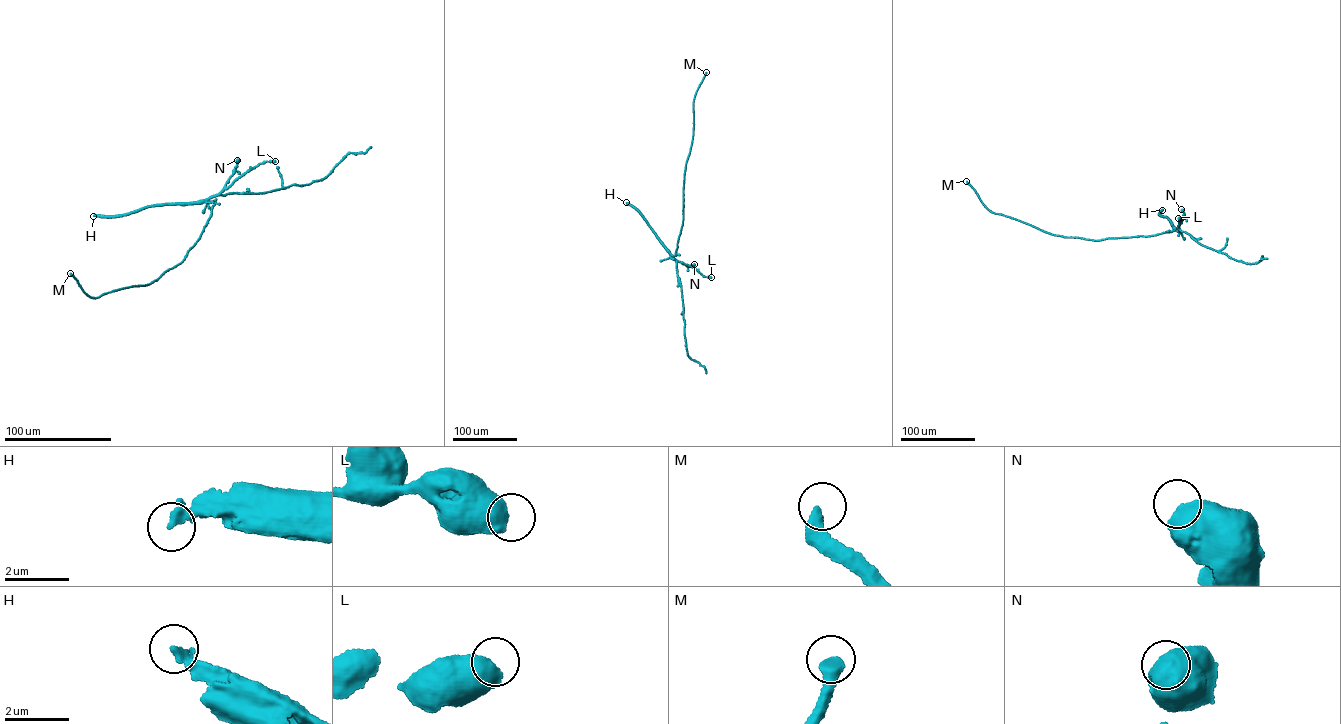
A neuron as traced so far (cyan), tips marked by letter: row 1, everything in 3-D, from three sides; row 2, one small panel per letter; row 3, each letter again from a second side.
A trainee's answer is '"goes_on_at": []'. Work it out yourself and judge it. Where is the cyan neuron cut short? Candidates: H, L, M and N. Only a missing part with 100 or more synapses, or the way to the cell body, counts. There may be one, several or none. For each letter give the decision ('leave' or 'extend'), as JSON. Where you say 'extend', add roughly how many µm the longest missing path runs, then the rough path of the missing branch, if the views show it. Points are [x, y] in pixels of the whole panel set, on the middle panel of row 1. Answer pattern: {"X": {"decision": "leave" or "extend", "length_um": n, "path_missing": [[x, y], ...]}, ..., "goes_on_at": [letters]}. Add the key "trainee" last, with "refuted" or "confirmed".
{"H": {"decision": "leave"}, "L": {"decision": "leave"}, "M": {"decision": "extend", "length_um": 180}, "N": {"decision": "leave"}, "goes_on_at": ["M"], "trainee": "refuted"}

